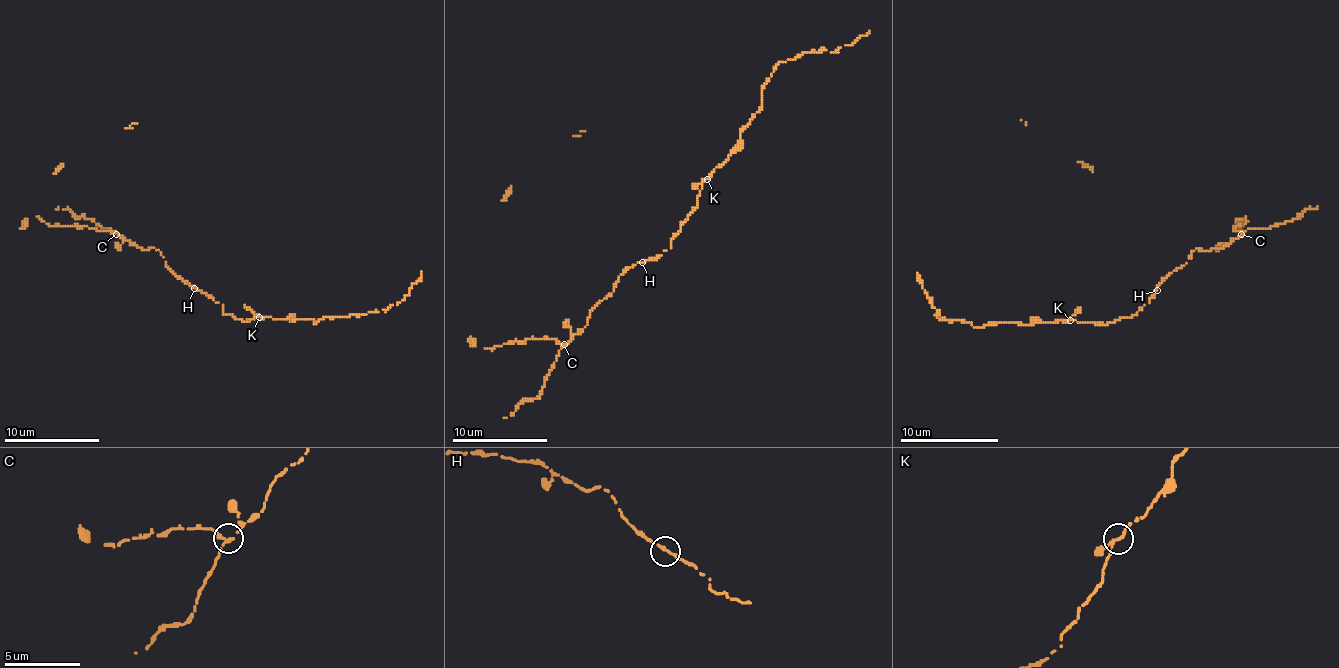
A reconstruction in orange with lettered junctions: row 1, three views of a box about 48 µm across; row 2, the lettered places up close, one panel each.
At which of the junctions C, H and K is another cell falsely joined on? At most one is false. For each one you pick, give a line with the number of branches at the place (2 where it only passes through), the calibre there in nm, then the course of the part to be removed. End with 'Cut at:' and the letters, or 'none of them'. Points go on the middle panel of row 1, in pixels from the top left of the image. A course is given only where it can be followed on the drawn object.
C: 3 | 180 nm
Cut at: C

